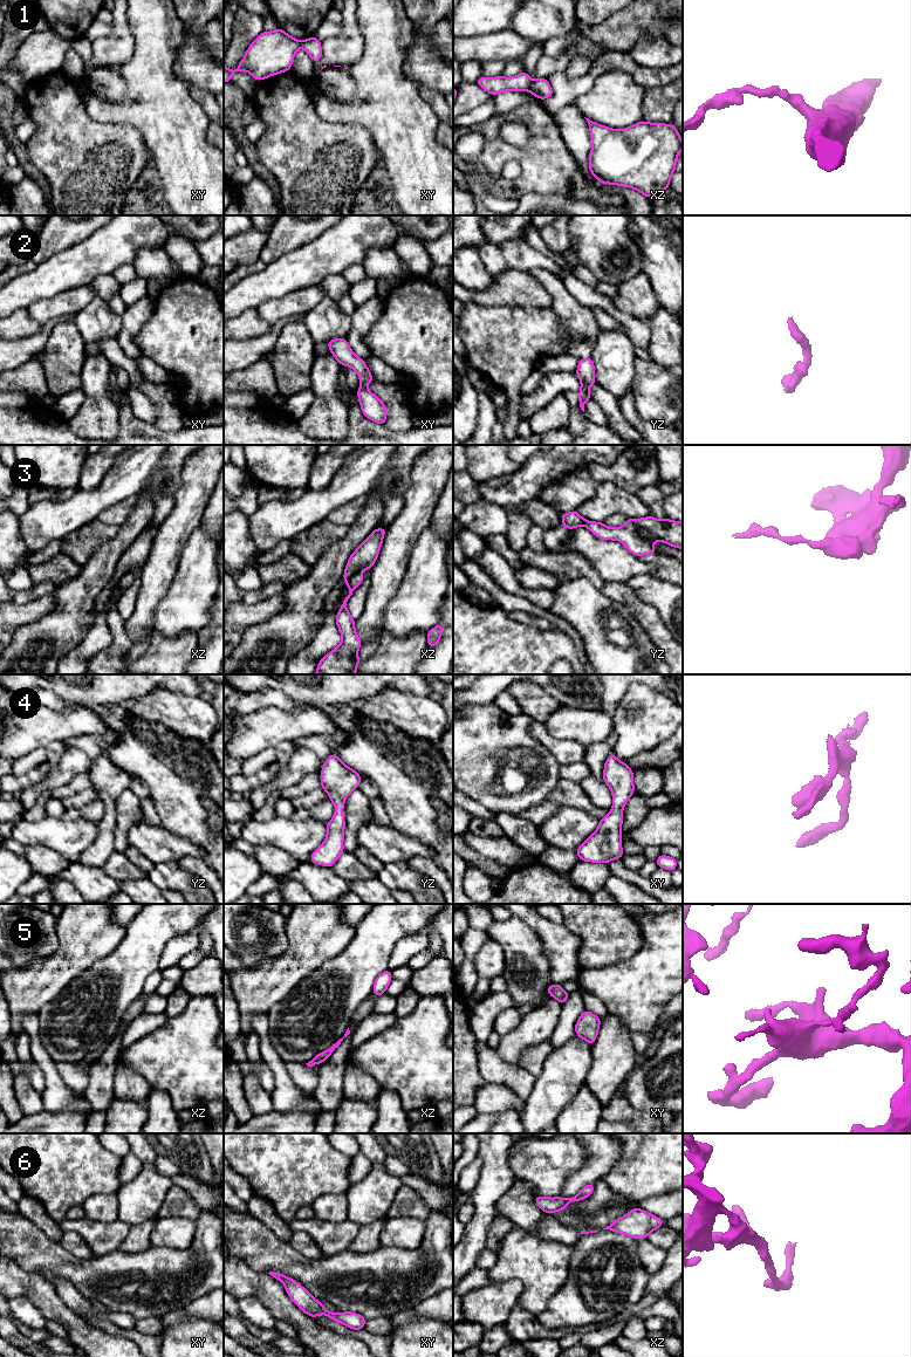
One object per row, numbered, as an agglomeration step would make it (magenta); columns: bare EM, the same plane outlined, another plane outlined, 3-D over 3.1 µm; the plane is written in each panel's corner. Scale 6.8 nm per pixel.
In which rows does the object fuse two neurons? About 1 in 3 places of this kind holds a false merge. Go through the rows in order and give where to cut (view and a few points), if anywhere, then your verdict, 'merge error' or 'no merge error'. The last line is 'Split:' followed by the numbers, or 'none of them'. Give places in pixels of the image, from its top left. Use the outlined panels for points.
1: cut xz (532, 81), (528, 90); merge error
2: cut none; no merge error
3: cut xz (357, 571), (347, 584); merge error
4: cut none; no merge error
5: cut none; no merge error
6: cut none; no merge error
Split: 1, 3

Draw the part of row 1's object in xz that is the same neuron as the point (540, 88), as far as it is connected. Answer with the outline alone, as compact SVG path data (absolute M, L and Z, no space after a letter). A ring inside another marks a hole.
M535 78L532 81L529 91L540 100L553 96L553 89L547 78Z

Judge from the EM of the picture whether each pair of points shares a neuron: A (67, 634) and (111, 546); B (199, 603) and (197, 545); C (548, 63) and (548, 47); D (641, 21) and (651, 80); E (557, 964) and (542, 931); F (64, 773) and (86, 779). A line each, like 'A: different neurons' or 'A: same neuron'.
A: same neuron
B: same neuron
C: different neurons
D: different neurons
E: same neuron
F: different neurons

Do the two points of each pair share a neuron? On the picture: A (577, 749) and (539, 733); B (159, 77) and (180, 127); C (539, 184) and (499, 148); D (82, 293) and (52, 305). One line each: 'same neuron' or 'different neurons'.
A: same neuron
B: same neuron
C: same neuron
D: same neuron

